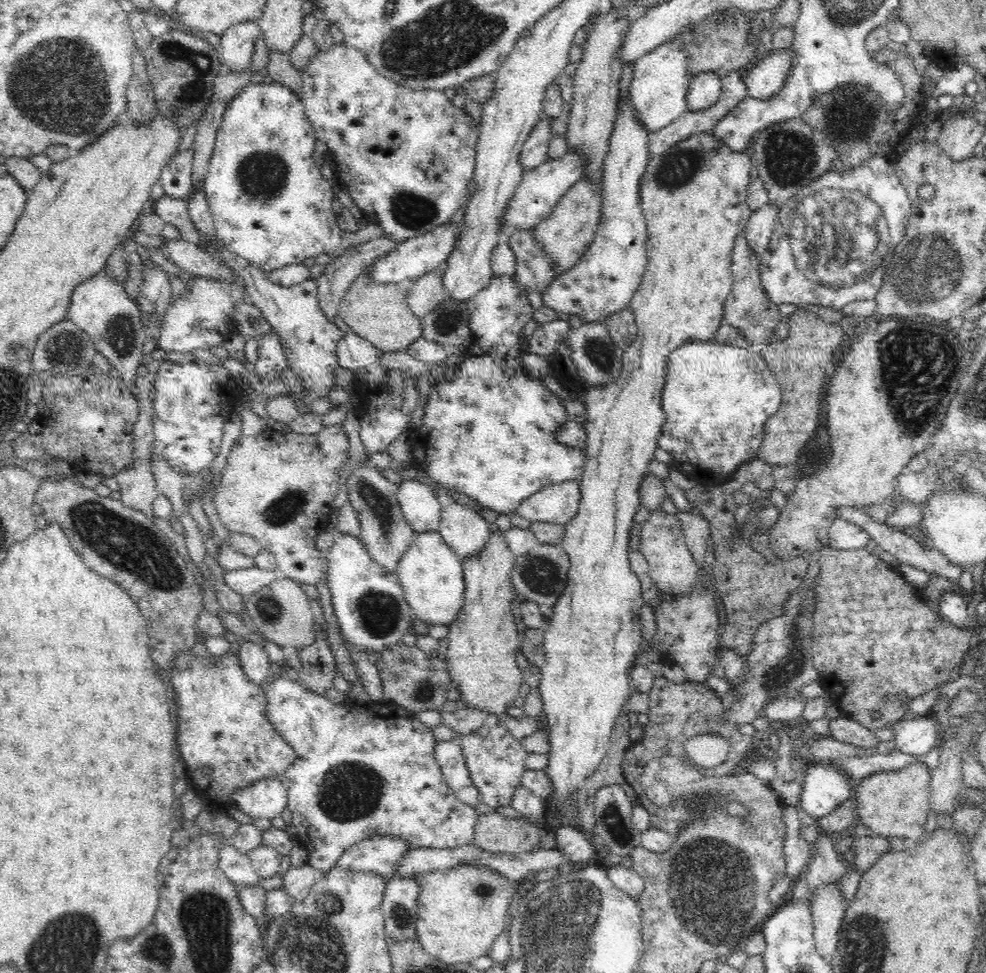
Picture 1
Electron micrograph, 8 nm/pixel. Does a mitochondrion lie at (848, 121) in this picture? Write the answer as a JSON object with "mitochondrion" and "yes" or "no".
{"mitochondrion":"yes"}

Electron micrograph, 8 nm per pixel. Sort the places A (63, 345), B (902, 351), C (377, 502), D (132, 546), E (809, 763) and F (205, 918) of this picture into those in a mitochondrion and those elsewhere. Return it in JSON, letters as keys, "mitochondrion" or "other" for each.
{"A":"mitochondrion","B":"mitochondrion","C":"mitochondrion","D":"mitochondrion","E":"other","F":"mitochondrion"}

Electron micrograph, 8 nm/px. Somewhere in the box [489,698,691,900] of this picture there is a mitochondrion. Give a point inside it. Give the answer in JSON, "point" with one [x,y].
{"point":[614,823]}

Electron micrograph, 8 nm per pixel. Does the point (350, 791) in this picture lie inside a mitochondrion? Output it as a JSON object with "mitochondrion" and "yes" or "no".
{"mitochondrion":"yes"}

